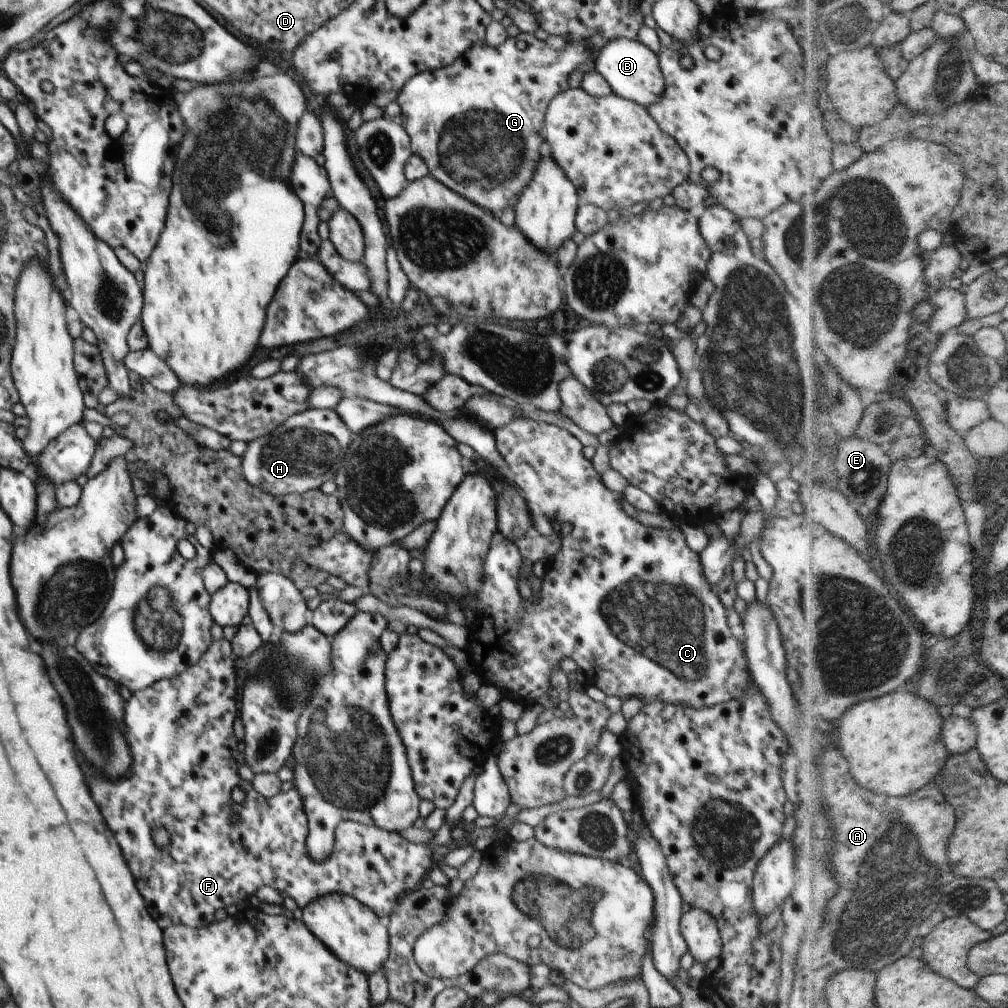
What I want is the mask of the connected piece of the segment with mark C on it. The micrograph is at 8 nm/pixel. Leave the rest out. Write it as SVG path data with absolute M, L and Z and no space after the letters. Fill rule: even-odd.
M522 418L515 420L510 424L507 424L506 427L500 427L499 429L493 432L493 435L495 438L496 448L498 449L498 452L503 456L503 460L505 461L505 464L509 467L509 470L512 474L512 482L514 482L514 484L519 487L519 489L523 493L523 497L527 500L530 507L535 508L538 511L542 511L547 517L553 518L555 520L564 520L566 522L570 522L573 528L571 534L568 534L568 536L563 536L561 549L553 556L551 560L548 561L548 568L546 574L542 579L540 579L542 584L542 598L540 598L540 601L536 601L536 599L533 597L533 603L525 600L524 597L520 595L520 591L518 591L518 582L520 582L520 579L522 577L522 559L519 548L515 545L514 542L512 542L510 539L507 539L500 531L497 531L495 535L491 538L491 549L488 551L488 554L485 558L483 583L481 584L481 589L477 592L477 595L474 599L469 599L468 601L465 601L464 603L458 605L461 610L464 610L464 606L466 606L466 608L470 608L472 611L474 611L477 616L484 617L480 630L478 631L478 633L473 635L473 637L471 637L473 639L473 641L471 642L471 654L475 659L475 671L483 675L484 682L487 682L488 684L494 684L497 688L499 688L502 693L502 698L508 697L509 699L512 699L513 701L518 701L519 703L522 703L524 706L526 706L526 704L528 704L527 700L536 701L538 700L538 698L540 698L540 696L548 692L548 688L551 686L550 674L552 674L552 670L559 666L559 662L562 660L562 658L568 657L572 660L575 660L576 664L585 672L589 685L597 686L607 696L618 696L618 698L620 698L622 701L625 701L630 697L638 697L640 698L640 700L642 700L643 704L652 702L667 702L671 705L683 705L684 707L705 709L743 697L745 695L745 691L751 686L752 680L750 671L748 670L747 658L744 656L743 651L740 649L741 642L739 641L739 638L732 634L732 630L730 629L730 626L728 626L727 608L722 604L722 601L718 598L718 595L712 590L712 587L708 584L708 582L706 582L704 573L702 572L699 554L690 550L690 547L687 545L686 539L684 538L681 529L669 529L668 531L663 531L662 529L653 529L644 526L640 521L636 519L630 518L630 516L626 514L626 511L622 509L622 498L624 498L624 496L622 496L621 493L614 492L613 490L608 490L608 488L604 486L604 483L601 479L601 475L594 469L594 467L592 467L592 463L590 463L590 460L584 457L584 454L582 453L582 443L580 443L580 440L578 440L576 436L572 435L568 430L561 429L558 426L548 424L544 421L536 421L529 418Z

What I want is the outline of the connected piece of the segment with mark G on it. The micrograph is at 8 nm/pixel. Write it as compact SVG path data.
M519 33L515 37L509 37L505 42L498 46L490 46L484 40L475 42L468 50L458 58L452 66L440 67L436 70L426 70L420 74L414 75L402 87L402 90L397 96L397 103L401 108L401 117L399 121L406 129L408 136L411 138L411 151L414 155L420 156L428 167L429 174L436 180L440 180L442 184L448 188L458 192L460 196L468 198L470 202L478 204L480 208L484 208L490 214L498 214L504 208L515 208L518 197L522 191L528 186L533 174L536 172L538 163L543 158L545 152L545 137L543 135L543 123L547 106L550 104L551 98L556 94L568 88L567 80L569 74L574 70L580 70L582 66L589 65L592 62L592 57L589 55L589 49L585 43L567 43L564 50L553 49L547 42L535 37L532 33Z

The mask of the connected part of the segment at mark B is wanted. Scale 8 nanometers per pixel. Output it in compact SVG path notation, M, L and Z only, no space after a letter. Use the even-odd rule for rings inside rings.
M628 39L610 41L600 49L600 54L591 67L608 81L614 94L646 108L659 103L664 94L665 80L657 54L640 41Z

